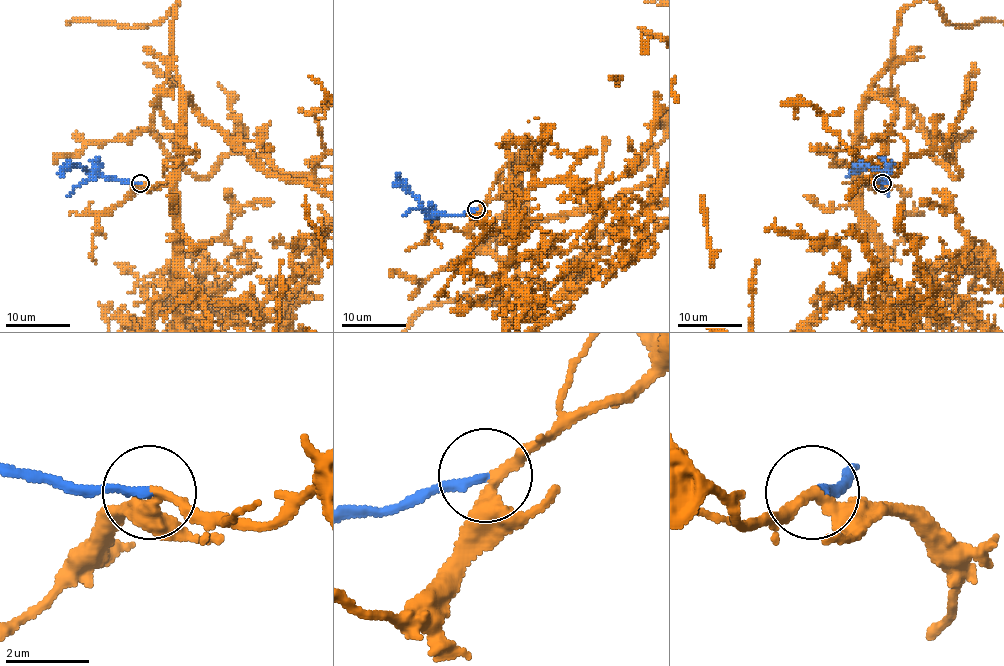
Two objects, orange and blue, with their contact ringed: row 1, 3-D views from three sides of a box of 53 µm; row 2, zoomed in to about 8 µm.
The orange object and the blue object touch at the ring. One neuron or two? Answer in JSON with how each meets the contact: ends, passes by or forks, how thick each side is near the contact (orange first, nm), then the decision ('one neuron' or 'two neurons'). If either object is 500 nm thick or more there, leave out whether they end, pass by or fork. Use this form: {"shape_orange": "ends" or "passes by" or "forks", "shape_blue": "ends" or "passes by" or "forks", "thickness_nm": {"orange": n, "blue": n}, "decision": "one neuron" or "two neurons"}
{"shape_orange": "passes by", "shape_blue": "ends", "thickness_nm": {"orange": 240, "blue": 190}, "decision": "one neuron"}

